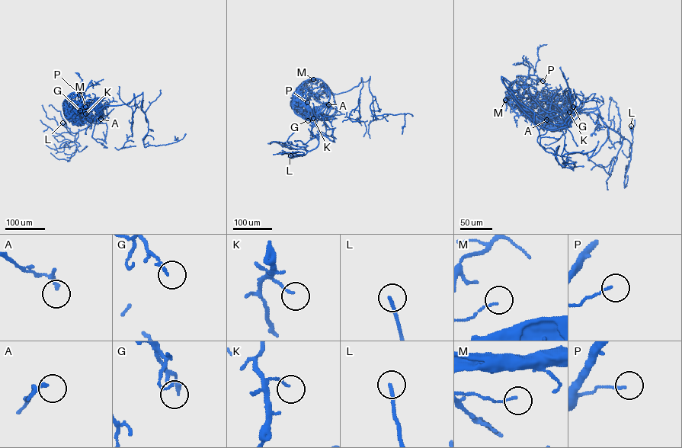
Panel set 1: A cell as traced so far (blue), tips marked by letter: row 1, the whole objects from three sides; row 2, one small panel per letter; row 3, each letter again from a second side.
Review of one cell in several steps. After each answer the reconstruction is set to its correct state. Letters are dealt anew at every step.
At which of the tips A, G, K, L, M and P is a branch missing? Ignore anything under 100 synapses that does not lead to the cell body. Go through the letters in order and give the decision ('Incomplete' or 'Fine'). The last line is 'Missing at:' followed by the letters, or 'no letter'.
A: Fine
G: Fine
K: Fine
L: Fine
M: Fine
P: Fine
Missing at: no letter

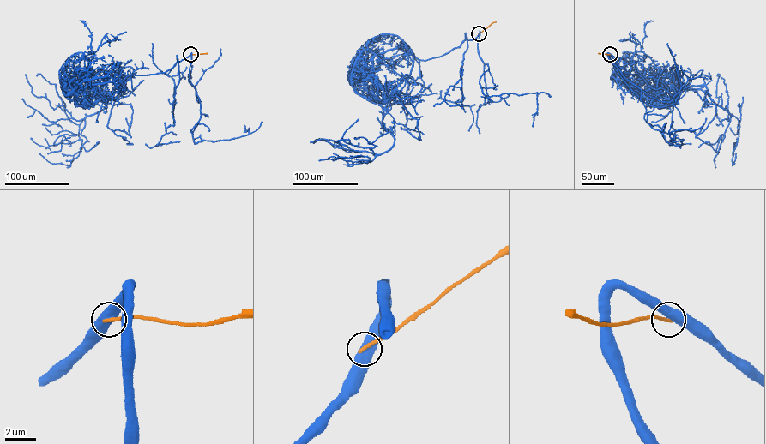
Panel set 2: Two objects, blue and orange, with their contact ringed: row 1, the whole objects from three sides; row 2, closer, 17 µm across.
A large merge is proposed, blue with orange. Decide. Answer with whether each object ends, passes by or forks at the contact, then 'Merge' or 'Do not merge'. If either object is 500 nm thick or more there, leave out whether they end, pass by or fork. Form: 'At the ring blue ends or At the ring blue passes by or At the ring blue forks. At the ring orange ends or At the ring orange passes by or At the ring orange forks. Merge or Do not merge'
Do not merge

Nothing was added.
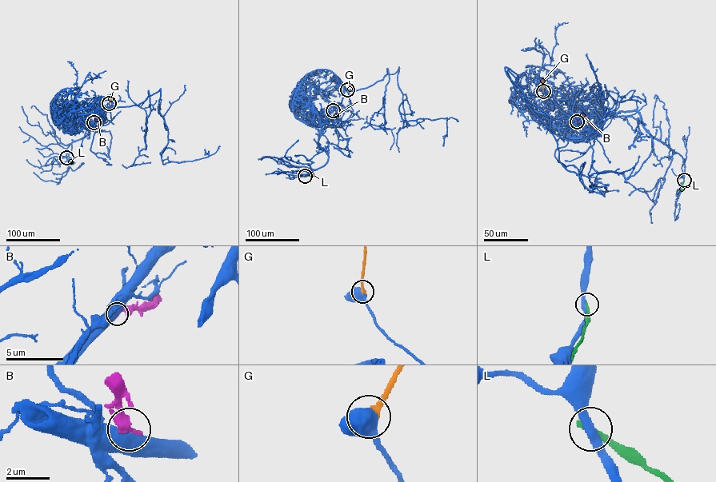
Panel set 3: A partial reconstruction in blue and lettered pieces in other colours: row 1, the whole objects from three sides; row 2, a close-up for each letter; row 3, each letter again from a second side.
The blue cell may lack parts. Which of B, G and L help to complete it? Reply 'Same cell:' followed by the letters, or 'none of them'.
Same cell: G

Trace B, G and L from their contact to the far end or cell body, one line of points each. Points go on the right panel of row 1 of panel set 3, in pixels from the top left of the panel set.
B: (577, 121), (576, 117), (578, 115), (586, 117)
G: (543, 91), (542, 81)
L: (684, 180), (682, 190)

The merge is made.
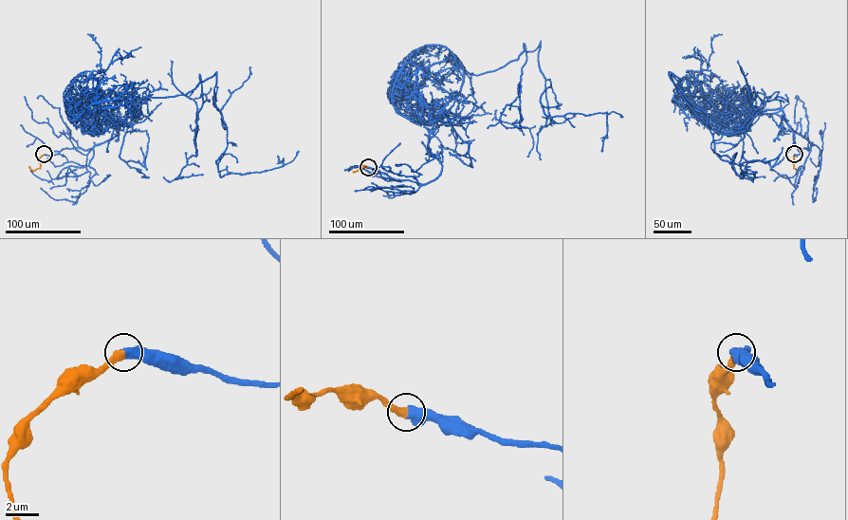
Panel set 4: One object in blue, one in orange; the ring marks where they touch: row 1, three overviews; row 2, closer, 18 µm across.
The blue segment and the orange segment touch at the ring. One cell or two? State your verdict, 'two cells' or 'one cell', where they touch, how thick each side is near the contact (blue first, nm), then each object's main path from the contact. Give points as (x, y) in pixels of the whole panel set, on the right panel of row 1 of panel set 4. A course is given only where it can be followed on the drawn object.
one cell; at (794, 154); 650 nm thick on the blue side, 500 nm on the other; blue runs (794, 154), (811, 144), (780, 109), (706, 115), (669, 72), (739, 175), (779, 156); orange runs (794, 154), (794, 167), (798, 170), (799, 166)

